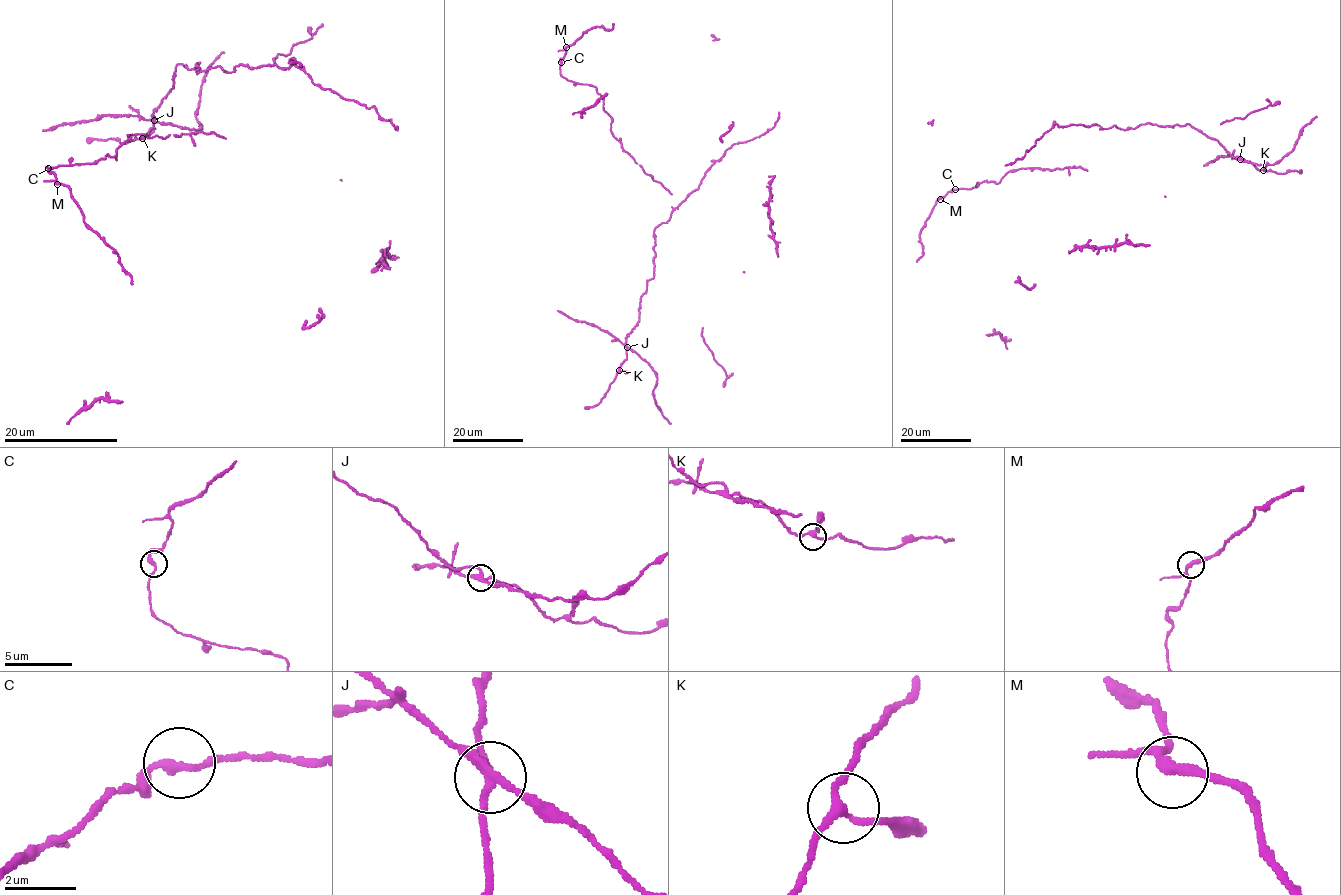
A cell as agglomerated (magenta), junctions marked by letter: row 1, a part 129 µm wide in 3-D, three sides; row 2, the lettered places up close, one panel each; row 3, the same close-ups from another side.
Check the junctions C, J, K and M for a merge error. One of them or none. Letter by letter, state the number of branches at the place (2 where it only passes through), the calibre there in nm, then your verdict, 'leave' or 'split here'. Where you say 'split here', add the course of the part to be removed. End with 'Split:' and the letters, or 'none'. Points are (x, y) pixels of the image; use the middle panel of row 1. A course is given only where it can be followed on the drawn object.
C: 2 branches meet; 240 nm thick; leave
J: 4 branches meet; 240 nm thick; split here
K: 3 branches meet; 200 nm thick; leave
M: 3 branches meet; 240 nm thick; leave
Split: J

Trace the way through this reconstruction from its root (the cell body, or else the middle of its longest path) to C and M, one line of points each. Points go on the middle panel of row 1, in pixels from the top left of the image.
C: (639, 165), (613, 136), (611, 118), (603, 110), (603, 97), (596, 89), (566, 80), (560, 73), (561, 62)
M: (639, 165), (613, 136), (611, 118), (603, 110), (603, 97), (596, 89), (574, 83), (560, 73), (566, 47)

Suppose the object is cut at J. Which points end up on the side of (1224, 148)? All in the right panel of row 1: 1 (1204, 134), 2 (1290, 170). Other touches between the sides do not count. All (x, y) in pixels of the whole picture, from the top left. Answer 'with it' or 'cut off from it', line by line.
1: with it
2: with it

